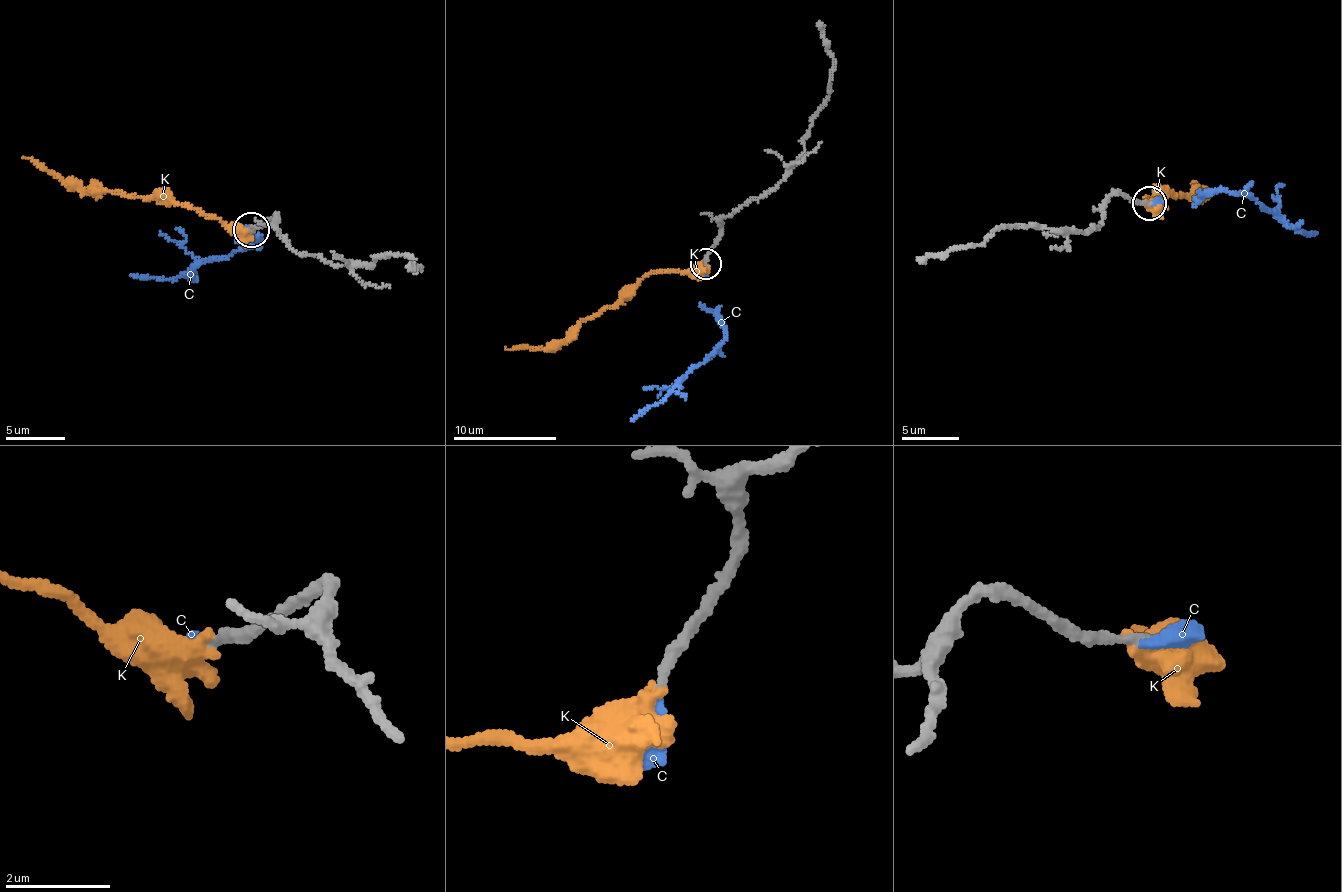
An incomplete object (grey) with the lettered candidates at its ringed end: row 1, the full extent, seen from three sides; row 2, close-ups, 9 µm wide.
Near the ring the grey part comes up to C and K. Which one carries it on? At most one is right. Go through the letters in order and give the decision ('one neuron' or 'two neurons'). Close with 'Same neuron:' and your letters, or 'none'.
C: one neuron
K: two neurons
Same neuron: C

